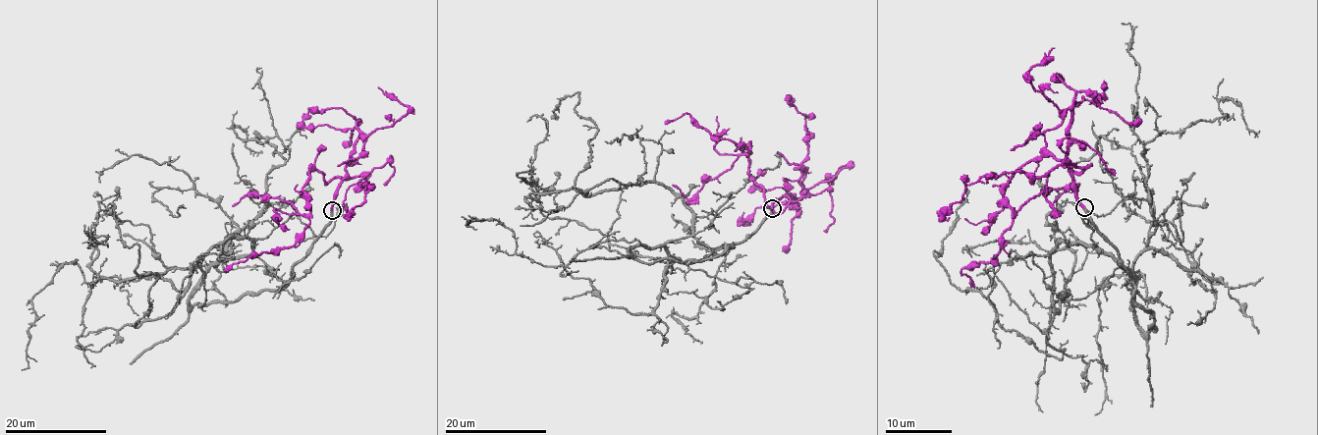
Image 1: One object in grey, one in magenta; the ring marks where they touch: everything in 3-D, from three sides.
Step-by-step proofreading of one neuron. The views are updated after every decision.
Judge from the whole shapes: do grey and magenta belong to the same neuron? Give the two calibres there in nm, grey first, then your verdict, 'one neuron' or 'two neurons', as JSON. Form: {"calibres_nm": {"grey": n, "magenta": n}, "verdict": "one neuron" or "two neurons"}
{"calibres_nm": {"grey": 340, "magenta": 360}, "verdict": "one neuron"}

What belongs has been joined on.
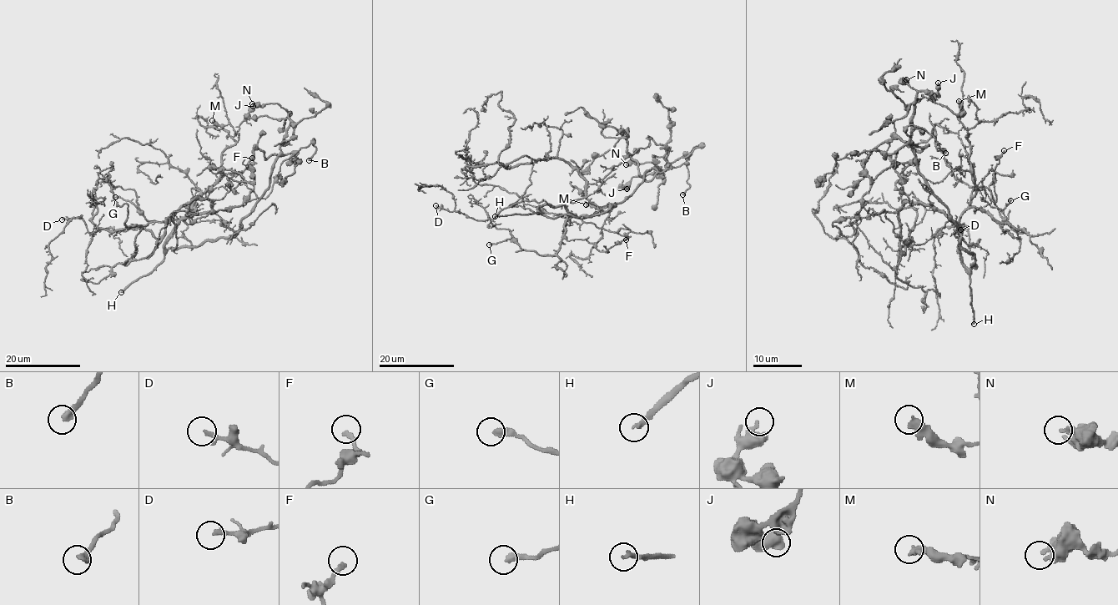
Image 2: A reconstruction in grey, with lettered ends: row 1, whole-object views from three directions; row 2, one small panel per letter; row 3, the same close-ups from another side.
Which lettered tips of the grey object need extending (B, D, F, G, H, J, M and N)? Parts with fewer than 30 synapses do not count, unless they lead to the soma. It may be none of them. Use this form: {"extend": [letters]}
{"extend": ["G", "H"]}

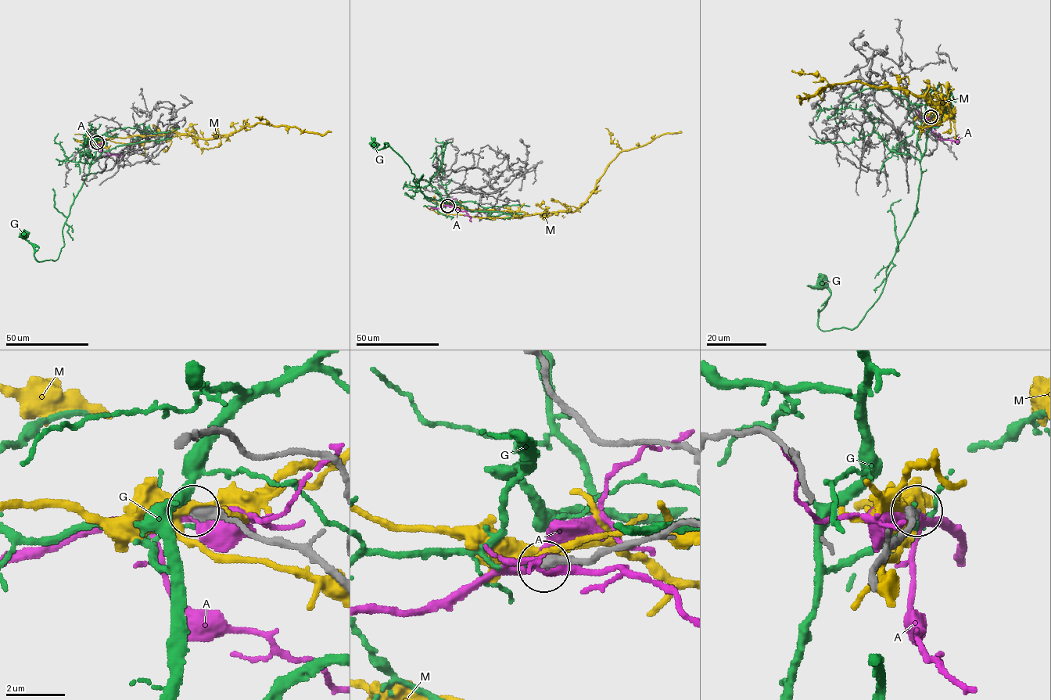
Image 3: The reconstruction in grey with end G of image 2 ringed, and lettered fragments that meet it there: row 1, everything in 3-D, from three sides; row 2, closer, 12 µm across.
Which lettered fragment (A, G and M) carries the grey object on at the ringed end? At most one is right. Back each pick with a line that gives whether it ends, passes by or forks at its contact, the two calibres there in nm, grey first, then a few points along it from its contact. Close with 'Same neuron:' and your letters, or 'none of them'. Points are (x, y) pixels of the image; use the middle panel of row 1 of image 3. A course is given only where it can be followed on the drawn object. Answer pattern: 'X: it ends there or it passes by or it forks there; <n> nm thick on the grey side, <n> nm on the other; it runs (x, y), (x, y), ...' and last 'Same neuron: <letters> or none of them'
Same neuron: none of them

